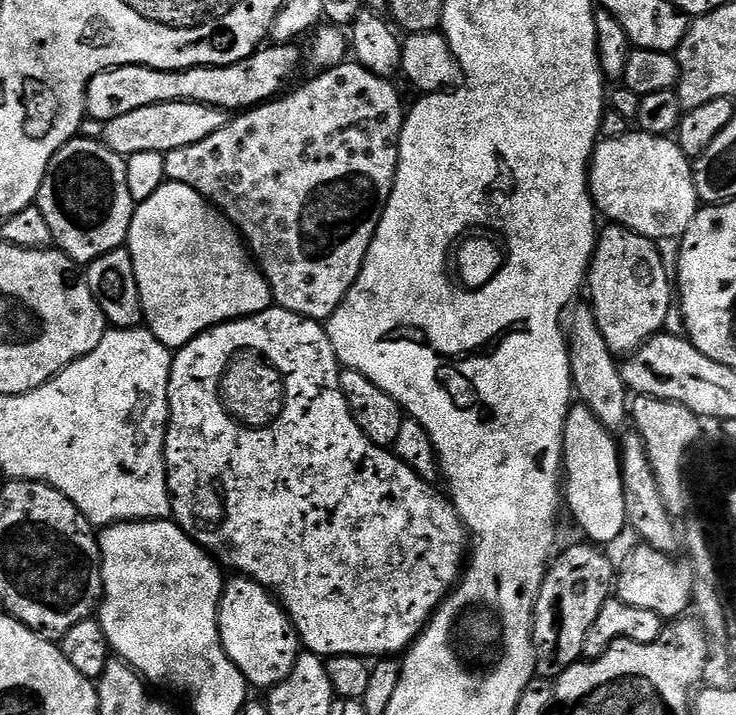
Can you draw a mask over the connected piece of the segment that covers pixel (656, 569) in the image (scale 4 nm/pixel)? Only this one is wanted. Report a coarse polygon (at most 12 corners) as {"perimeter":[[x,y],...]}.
{"perimeter":[[638,546],[615,599],[665,621],[693,607],[694,568]]}

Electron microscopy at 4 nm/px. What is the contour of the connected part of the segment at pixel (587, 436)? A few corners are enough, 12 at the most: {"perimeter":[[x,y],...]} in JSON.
{"perimeter":[[568,410],[562,496],[596,546],[628,523],[618,440]]}

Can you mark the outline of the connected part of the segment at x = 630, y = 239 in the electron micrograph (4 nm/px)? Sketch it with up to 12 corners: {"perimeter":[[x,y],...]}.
{"perimeter":[[599,229],[586,288],[606,346],[665,331],[674,284],[653,241]]}

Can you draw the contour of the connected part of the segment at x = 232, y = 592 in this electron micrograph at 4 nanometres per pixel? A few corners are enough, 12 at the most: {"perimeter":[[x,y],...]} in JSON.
{"perimeter":[[237,575],[220,641],[253,689],[290,678],[302,645],[279,599]]}

